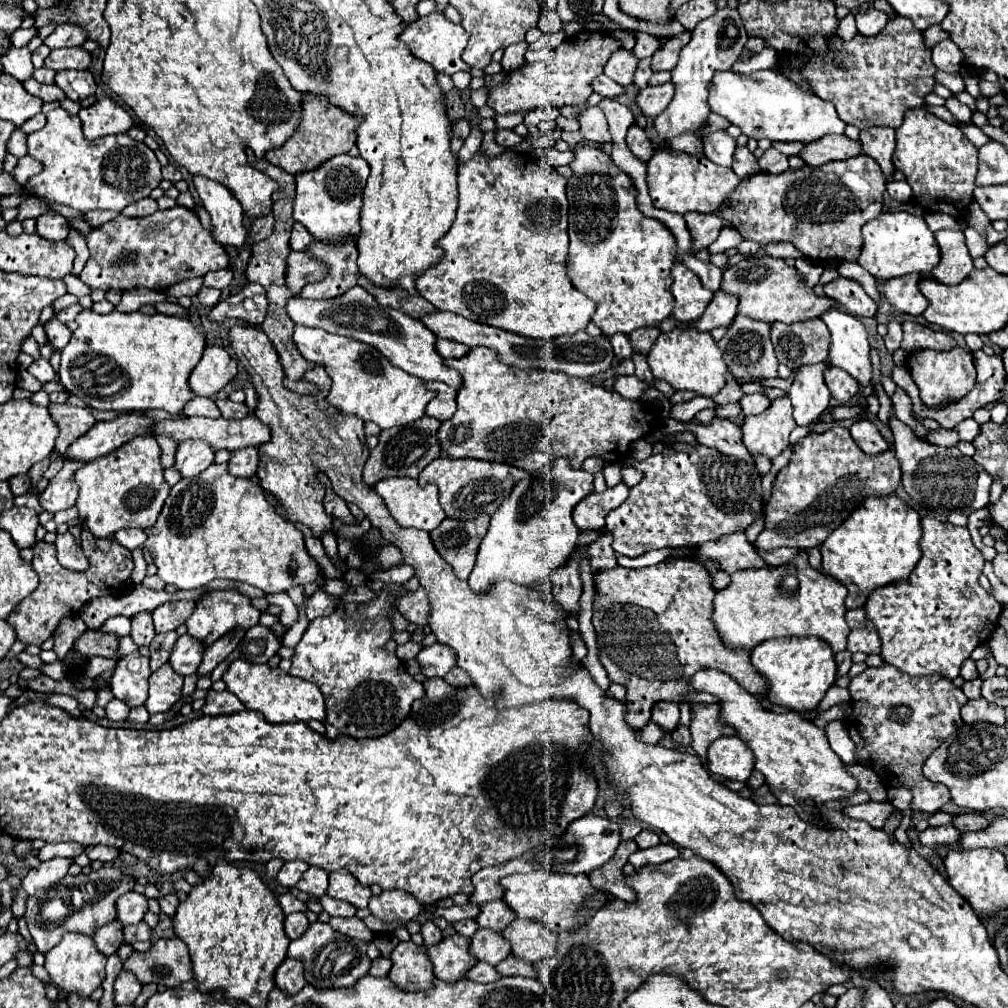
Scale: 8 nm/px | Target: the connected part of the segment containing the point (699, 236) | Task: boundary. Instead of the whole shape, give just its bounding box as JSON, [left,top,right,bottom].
[684,202,726,250]

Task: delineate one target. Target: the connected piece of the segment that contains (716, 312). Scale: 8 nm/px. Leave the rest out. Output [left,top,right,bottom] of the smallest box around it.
[686,290,736,332]

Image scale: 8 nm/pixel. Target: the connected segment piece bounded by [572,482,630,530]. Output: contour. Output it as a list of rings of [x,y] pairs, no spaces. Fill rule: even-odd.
[[[618,482],[604,492],[592,492],[584,500],[580,500],[572,512],[574,524],[580,530],[600,530],[604,528],[608,510],[620,506],[628,498],[630,488],[624,482]]]

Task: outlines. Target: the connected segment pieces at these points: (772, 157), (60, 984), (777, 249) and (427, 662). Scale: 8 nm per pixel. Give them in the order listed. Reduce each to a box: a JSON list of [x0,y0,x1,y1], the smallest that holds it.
[[758,148,788,174],[44,934,106,998],[764,242,802,258],[416,642,456,678]]

